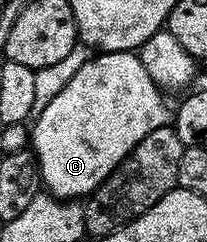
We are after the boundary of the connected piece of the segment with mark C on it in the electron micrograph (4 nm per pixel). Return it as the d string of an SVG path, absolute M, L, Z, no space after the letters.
M103 51L95 54L84 65L80 65L76 77L72 77L72 81L68 81L68 85L64 85L64 89L60 89L60 93L56 93L56 97L52 97L52 101L48 101L45 108L37 112L32 123L32 152L38 161L41 182L45 190L59 201L82 201L90 196L118 168L120 161L124 161L124 157L128 157L128 153L132 153L132 149L136 149L136 145L140 145L140 141L148 137L148 133L167 126L172 111L171 108L166 108L162 95L164 95L163 88L152 81L148 69L144 69L141 58L133 51Z

